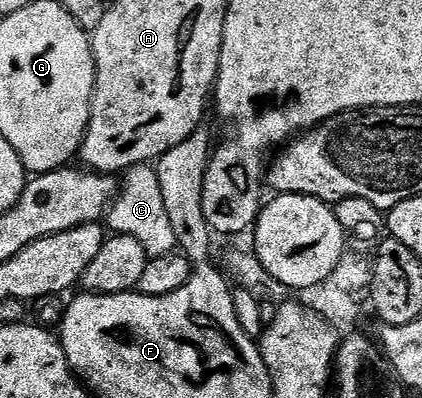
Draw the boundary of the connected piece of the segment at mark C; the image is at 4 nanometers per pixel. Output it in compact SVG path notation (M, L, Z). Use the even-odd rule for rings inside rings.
M137 164L124 173L123 179L120 190L107 213L108 229L116 235L123 234L137 238L150 257L172 253L176 249L177 238L161 193L156 169L149 164Z

